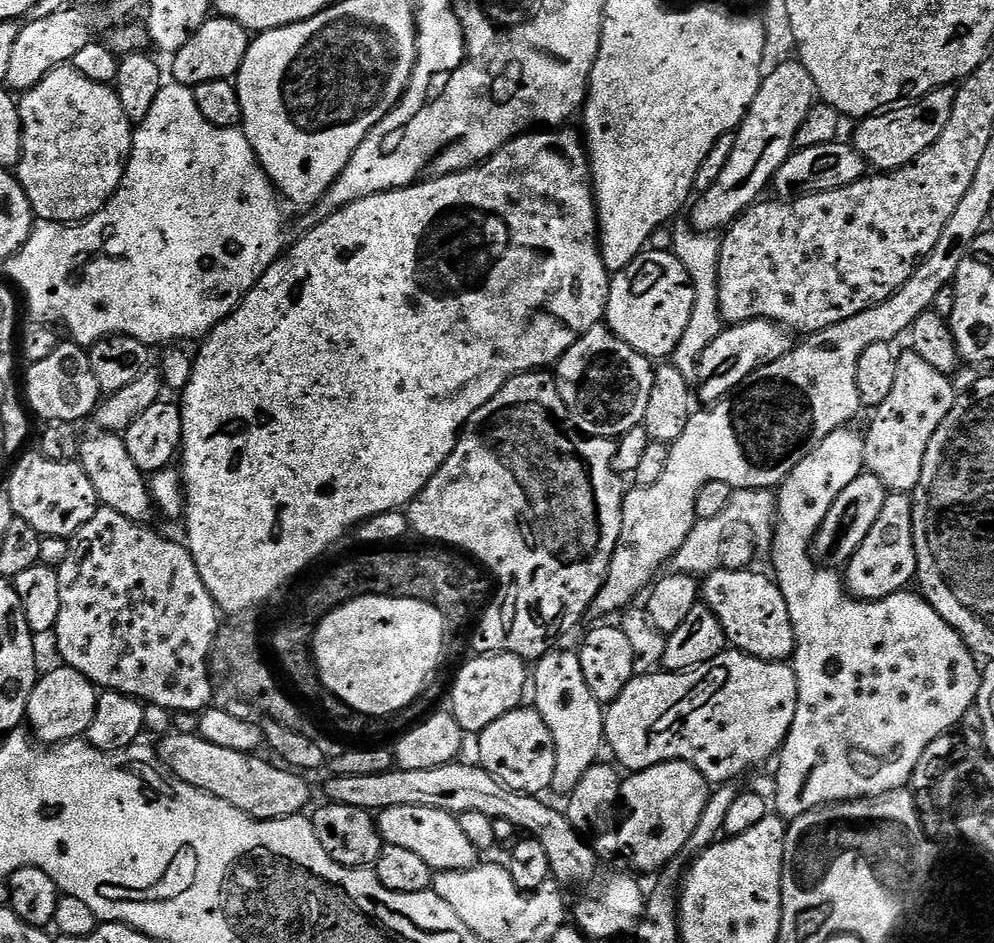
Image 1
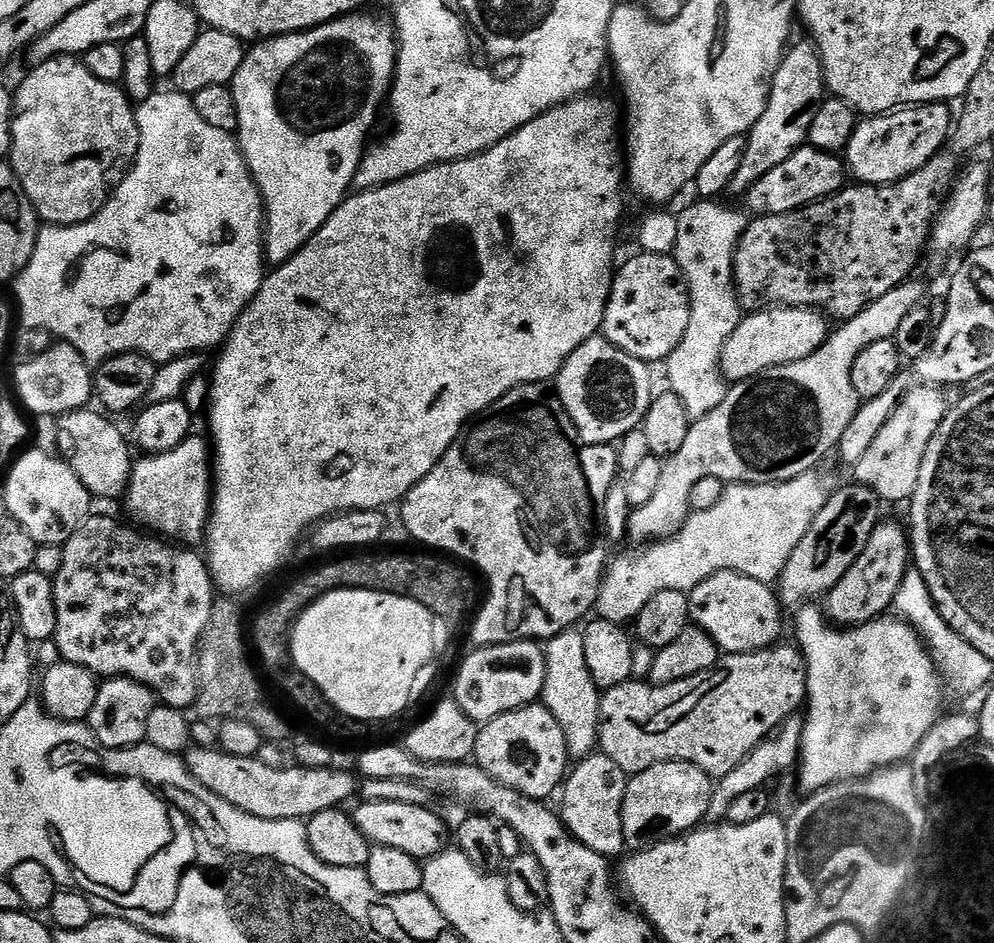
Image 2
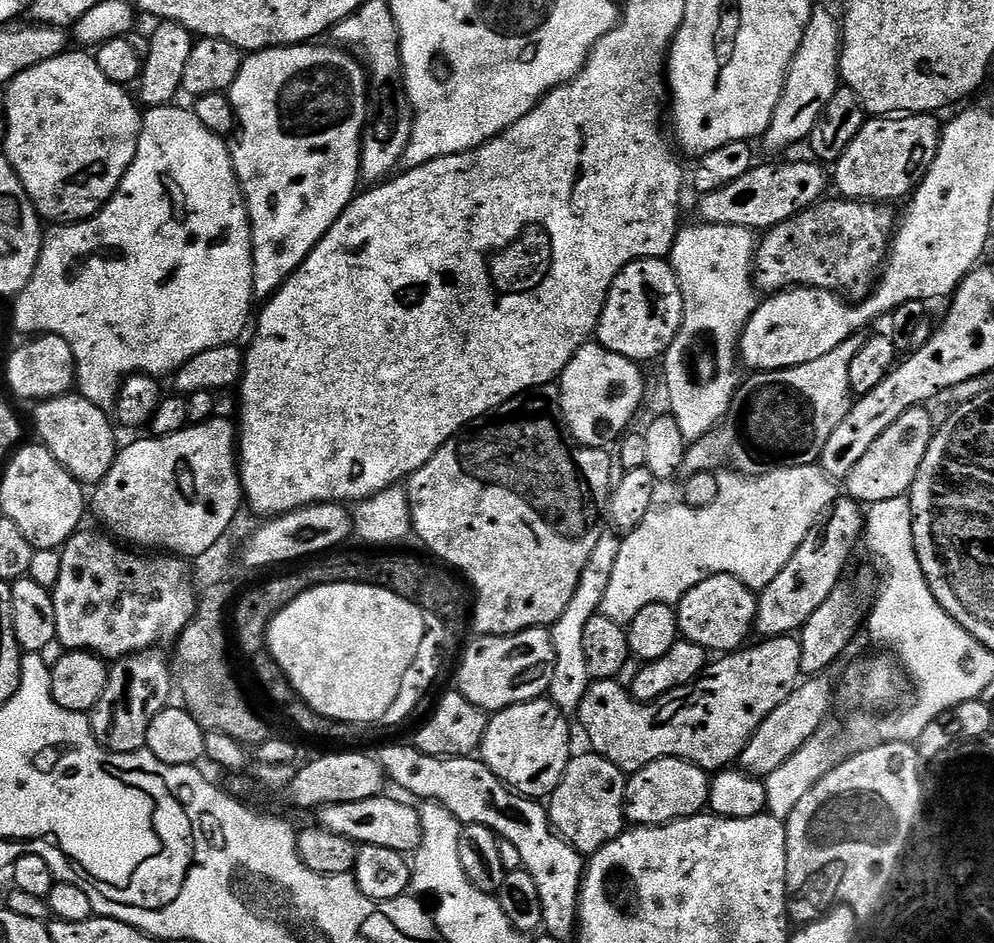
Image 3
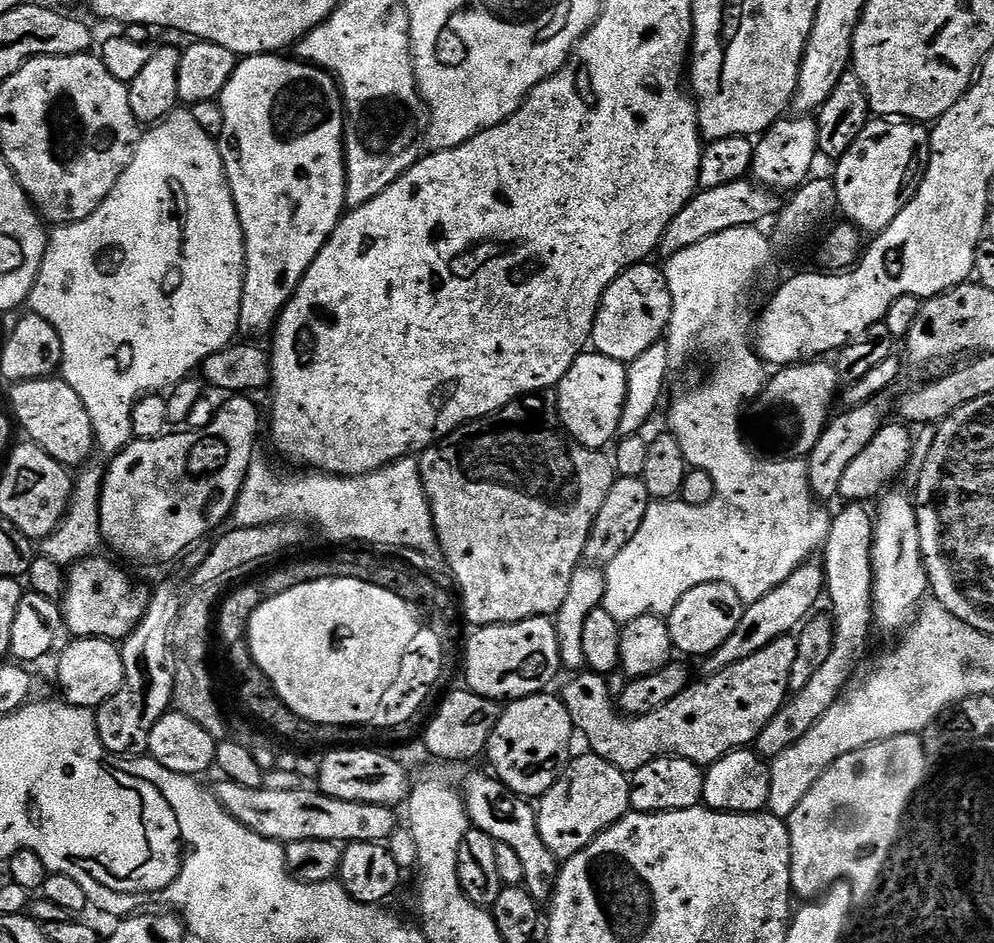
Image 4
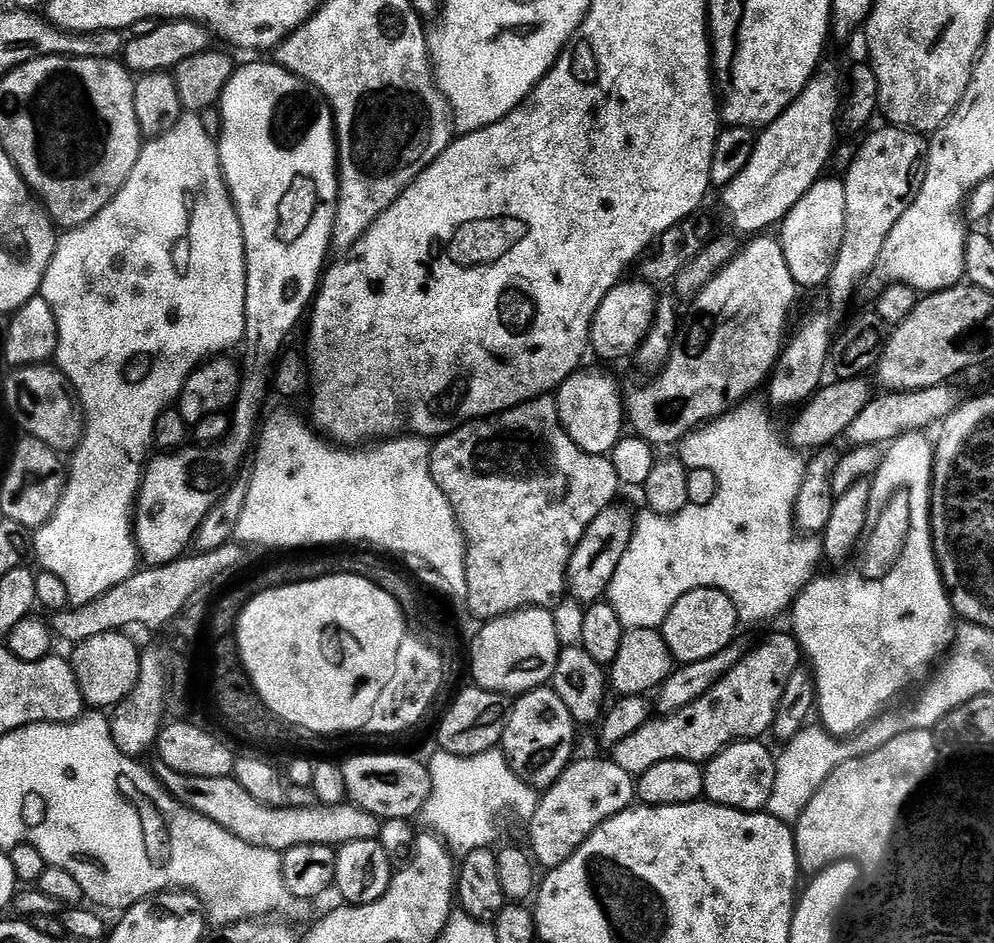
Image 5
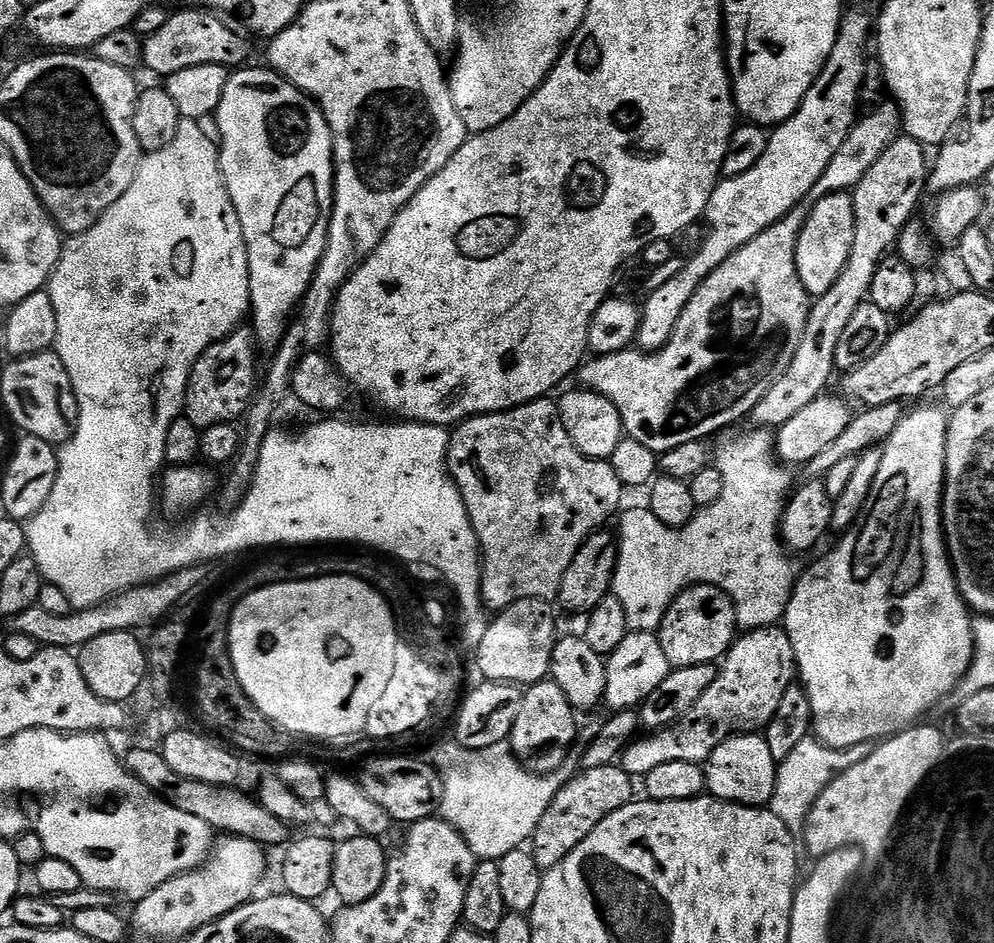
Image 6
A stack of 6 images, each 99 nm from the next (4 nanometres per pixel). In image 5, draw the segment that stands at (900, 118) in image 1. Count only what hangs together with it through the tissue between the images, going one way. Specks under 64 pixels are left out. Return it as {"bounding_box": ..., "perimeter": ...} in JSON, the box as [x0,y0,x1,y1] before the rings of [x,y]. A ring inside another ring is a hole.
{"bounding_box":[826,126,929,304],"perimeter":[[[904,126],[883,127],[878,129],[857,150],[856,157],[848,164],[848,173],[843,173],[842,176],[846,190],[846,230],[844,231],[844,241],[838,250],[838,258],[834,262],[834,270],[826,285],[826,291],[838,304],[850,299],[856,287],[867,276],[869,279],[875,273],[876,263],[886,246],[886,238],[890,234],[890,230],[894,230],[898,218],[902,218],[902,214],[906,214],[906,210],[920,193],[924,172],[928,168],[929,141],[921,133],[911,131]]]}

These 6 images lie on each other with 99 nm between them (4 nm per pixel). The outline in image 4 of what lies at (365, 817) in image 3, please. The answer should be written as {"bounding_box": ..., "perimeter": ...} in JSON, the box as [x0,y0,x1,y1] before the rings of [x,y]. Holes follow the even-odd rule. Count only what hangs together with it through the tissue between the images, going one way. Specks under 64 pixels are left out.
{"bounding_box":[214,779,396,846],"perimeter":[[[221,779],[220,785],[214,788],[214,795],[225,810],[230,813],[235,820],[242,822],[250,830],[254,830],[262,838],[279,840],[281,844],[287,846],[299,840],[334,840],[337,842],[377,842],[387,841],[387,836],[392,836],[396,832],[396,812],[386,806],[377,804],[359,804],[358,802],[346,802],[345,800],[335,800],[324,795],[319,790],[308,792],[307,787],[296,790],[268,790],[266,788],[247,788],[238,786],[238,782]]]}

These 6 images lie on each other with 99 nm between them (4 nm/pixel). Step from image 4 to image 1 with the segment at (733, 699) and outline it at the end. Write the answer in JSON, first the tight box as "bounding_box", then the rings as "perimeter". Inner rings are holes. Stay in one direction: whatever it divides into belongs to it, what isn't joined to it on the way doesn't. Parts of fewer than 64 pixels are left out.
{"bounding_box":[604,650,798,786],"perimeter":[[[725,650],[718,658],[688,672],[655,670],[648,675],[633,676],[626,690],[607,705],[604,739],[616,755],[615,763],[621,769],[628,768],[629,773],[671,760],[683,760],[685,764],[693,764],[705,780],[719,786],[739,781],[739,776],[779,753],[790,734],[797,706],[798,682],[791,663],[759,660],[744,652]]]}

